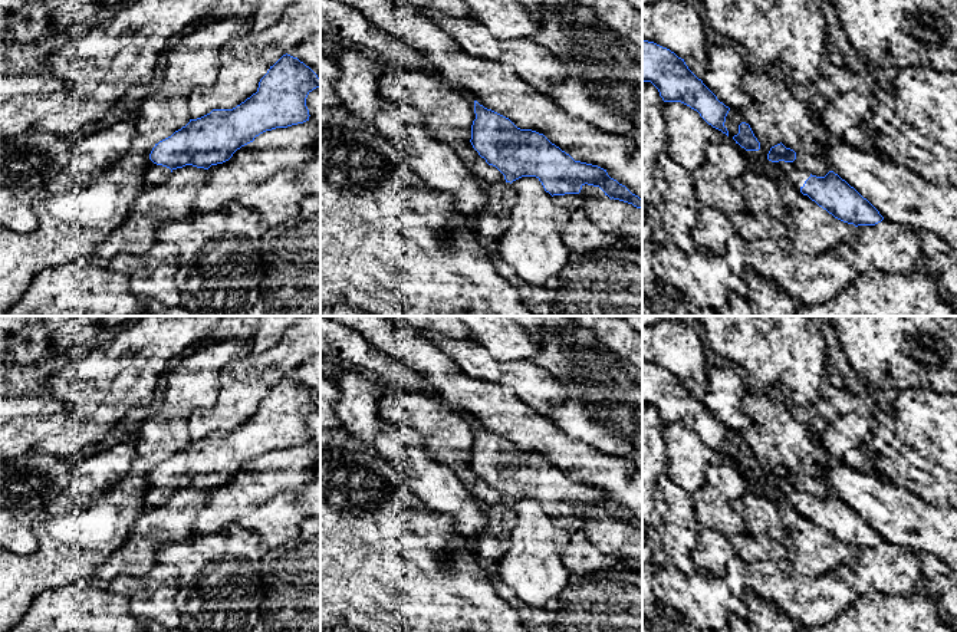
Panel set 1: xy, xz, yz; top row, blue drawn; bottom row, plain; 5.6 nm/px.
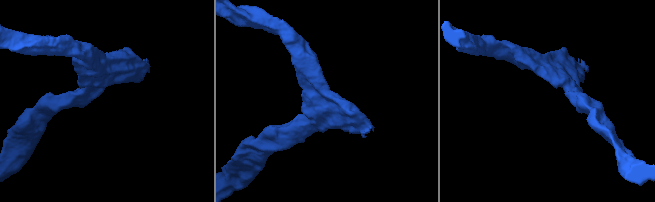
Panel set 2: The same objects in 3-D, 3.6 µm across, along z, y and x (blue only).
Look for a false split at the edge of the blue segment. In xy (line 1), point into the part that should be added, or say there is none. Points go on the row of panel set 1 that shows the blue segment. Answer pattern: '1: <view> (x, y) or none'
1: xy (155, 174)

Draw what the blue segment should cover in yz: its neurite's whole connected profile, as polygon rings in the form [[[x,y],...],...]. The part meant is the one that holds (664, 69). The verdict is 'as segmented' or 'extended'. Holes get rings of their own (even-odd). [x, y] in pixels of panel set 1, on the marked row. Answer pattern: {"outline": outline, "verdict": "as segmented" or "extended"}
{"outline": [[[642,39],[642,82],[651,82],[664,102],[681,102],[697,111],[713,128],[729,136],[724,126],[730,111],[685,65],[684,59]]], "verdict": "as segmented"}

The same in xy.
{"outline": [[[283,55],[260,79],[257,92],[244,102],[233,109],[213,109],[201,118],[190,119],[185,126],[155,144],[149,154],[154,164],[145,171],[147,187],[165,184],[174,169],[185,165],[208,169],[223,164],[260,134],[309,121],[306,98],[319,86],[320,79],[309,66],[297,57]]], "verdict": "extended"}

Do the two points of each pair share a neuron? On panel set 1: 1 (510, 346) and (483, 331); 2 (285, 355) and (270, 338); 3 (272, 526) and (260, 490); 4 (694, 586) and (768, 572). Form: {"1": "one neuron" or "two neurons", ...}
{"1": "one neuron", "2": "two neurons", "3": "two neurons", "4": "one neuron"}

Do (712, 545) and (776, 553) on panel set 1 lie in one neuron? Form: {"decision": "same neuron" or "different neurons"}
{"decision": "same neuron"}

